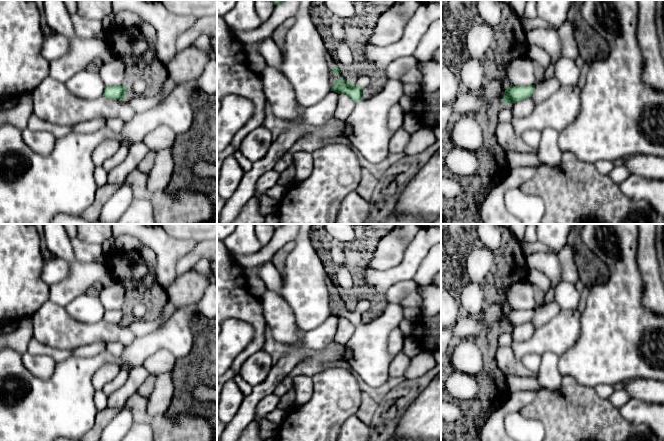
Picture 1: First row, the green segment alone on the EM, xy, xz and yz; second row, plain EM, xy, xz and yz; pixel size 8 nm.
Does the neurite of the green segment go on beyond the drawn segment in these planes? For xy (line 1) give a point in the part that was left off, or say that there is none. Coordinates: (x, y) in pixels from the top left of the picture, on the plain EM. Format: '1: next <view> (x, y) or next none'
1: next none

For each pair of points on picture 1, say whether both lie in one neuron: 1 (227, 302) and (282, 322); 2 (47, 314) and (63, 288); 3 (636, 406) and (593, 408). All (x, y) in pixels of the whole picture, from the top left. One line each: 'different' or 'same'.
1: different
2: different
3: different

